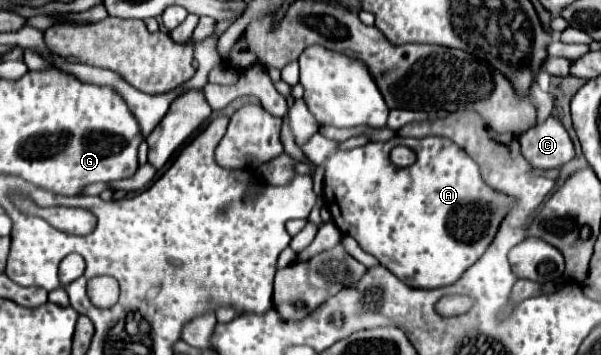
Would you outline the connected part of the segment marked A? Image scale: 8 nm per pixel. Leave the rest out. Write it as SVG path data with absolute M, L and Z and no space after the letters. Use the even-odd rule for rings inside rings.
M315 134L315 138L303 146L303 152L313 164L325 166L323 200L337 228L343 234L351 234L365 252L381 262L381 266L385 266L401 282L413 288L441 288L455 284L465 274L465 270L483 256L487 246L493 242L501 222L517 202L515 198L491 188L483 180L475 160L455 142L441 136L393 136L385 144L369 142L353 150L341 150L341 144L337 140ZM397 144L409 146L417 154L415 164L397 168L389 160L389 152Z

